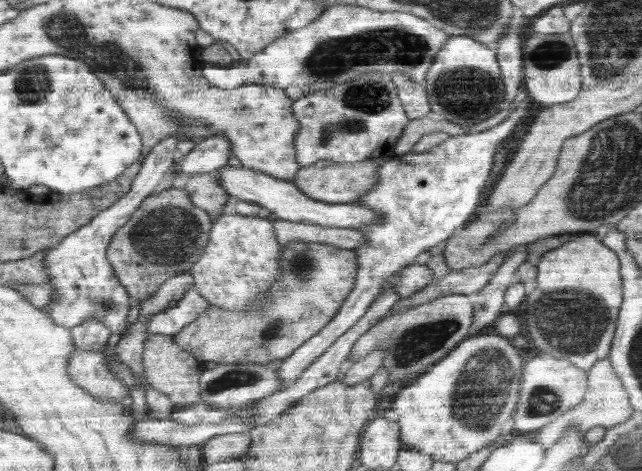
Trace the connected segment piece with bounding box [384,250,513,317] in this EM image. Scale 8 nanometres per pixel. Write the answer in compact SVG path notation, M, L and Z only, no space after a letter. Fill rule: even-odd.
M508 250L508 253L498 254L491 257L485 265L472 266L472 268L465 268L450 271L445 277L438 281L432 281L428 286L425 286L420 293L412 294L410 297L399 299L393 308L388 310L386 315L396 311L403 311L412 307L412 305L426 304L426 302L446 296L449 294L466 294L473 297L484 286L488 285L488 281L494 277L494 273L498 271L500 265L506 261L508 255L512 255L513 250Z

